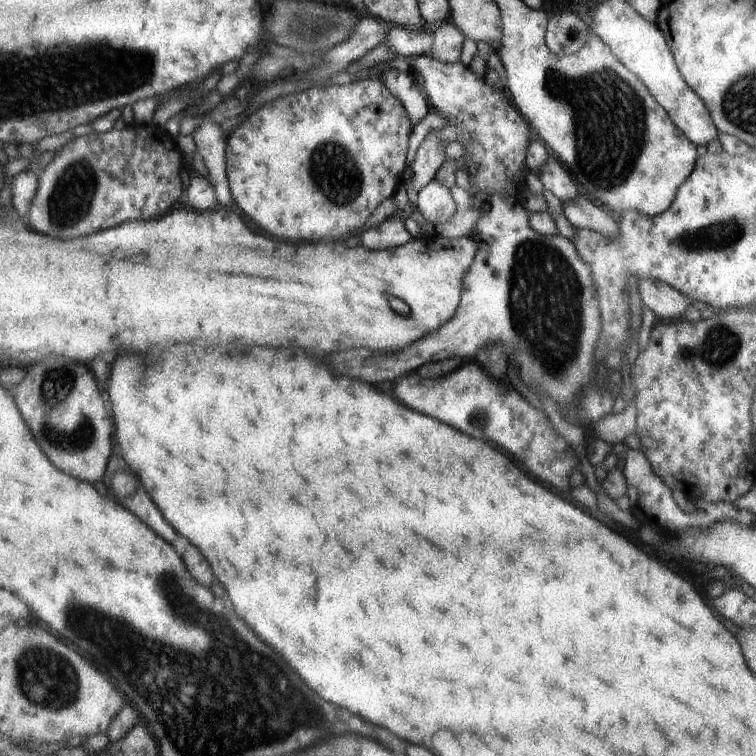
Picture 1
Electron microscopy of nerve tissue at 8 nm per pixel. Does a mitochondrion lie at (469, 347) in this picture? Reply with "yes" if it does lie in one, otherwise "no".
no

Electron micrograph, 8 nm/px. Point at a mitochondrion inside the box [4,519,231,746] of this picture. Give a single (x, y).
(46, 677)

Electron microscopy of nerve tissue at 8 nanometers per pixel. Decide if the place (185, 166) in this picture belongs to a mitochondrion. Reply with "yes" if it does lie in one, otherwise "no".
no

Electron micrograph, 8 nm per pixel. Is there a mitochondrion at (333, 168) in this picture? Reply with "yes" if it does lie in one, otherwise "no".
yes

